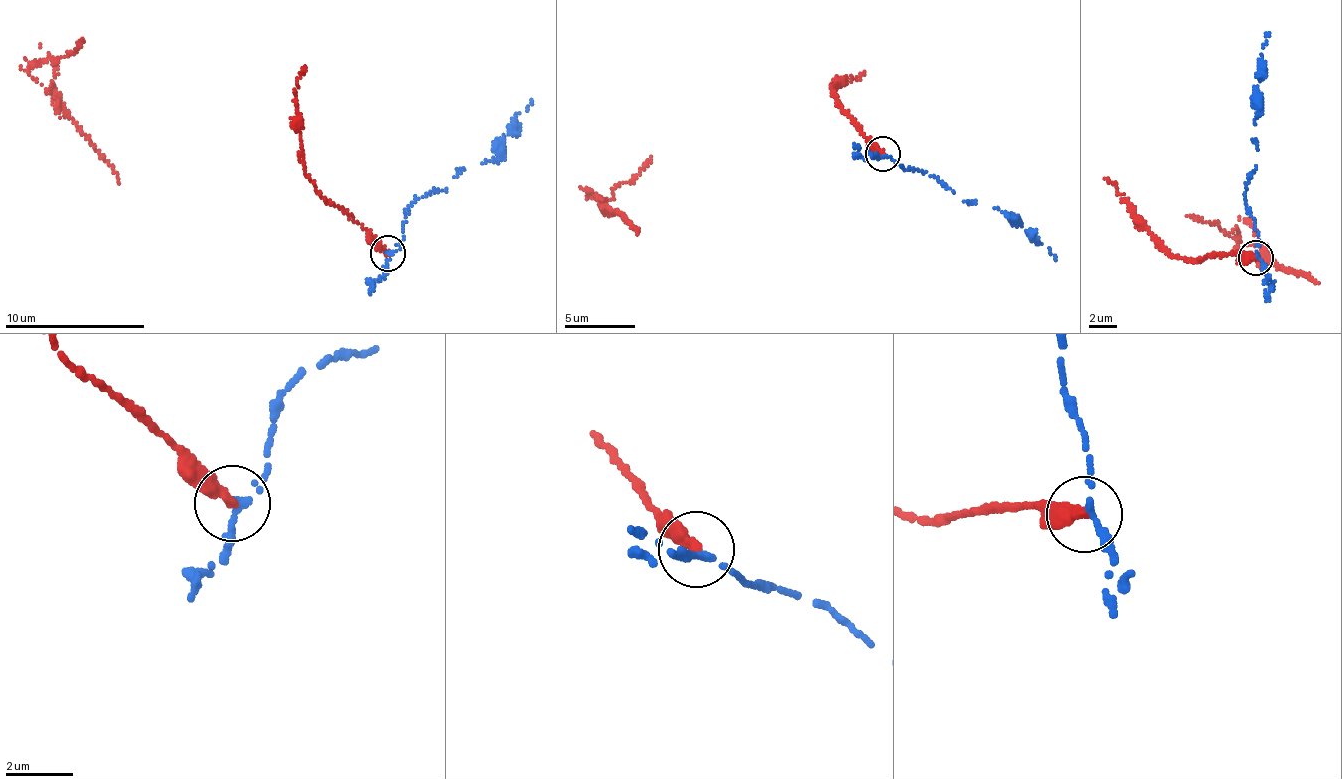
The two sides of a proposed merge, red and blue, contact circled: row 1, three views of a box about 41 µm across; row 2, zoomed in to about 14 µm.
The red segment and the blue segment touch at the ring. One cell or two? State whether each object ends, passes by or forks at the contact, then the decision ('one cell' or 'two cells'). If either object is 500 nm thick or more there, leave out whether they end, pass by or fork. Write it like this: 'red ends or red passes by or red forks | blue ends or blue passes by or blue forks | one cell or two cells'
red ends | blue passes by | two cells

